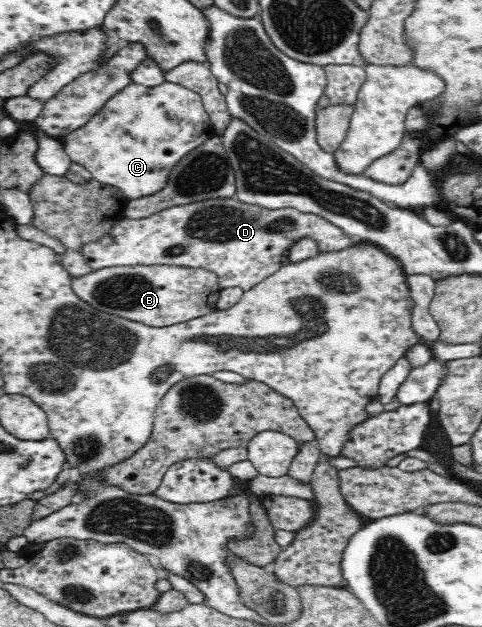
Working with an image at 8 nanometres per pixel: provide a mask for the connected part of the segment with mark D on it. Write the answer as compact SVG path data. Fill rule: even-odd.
M215 198L193 203L169 206L167 209L141 219L122 218L101 239L85 243L81 254L92 270L119 265L177 265L208 269L218 277L221 288L239 287L243 292L261 283L275 273L284 262L289 248L303 238L311 237L318 245L318 253L329 253L354 245L342 229L314 213L303 213L298 209L265 209L258 205L243 203L237 198Z

